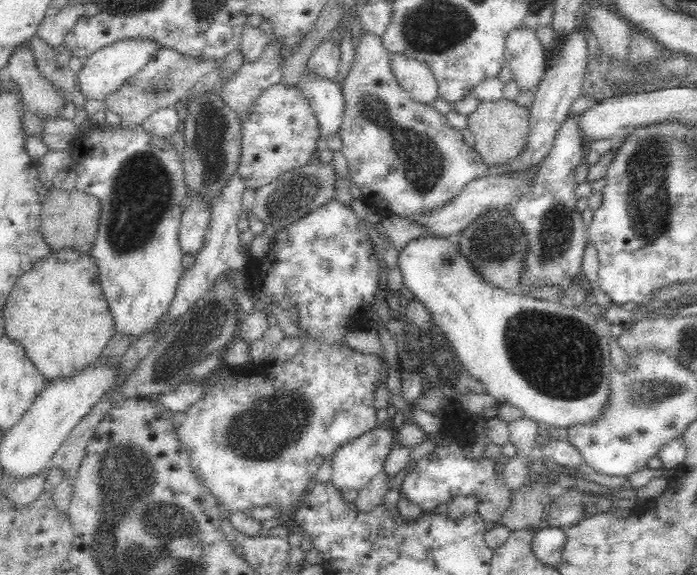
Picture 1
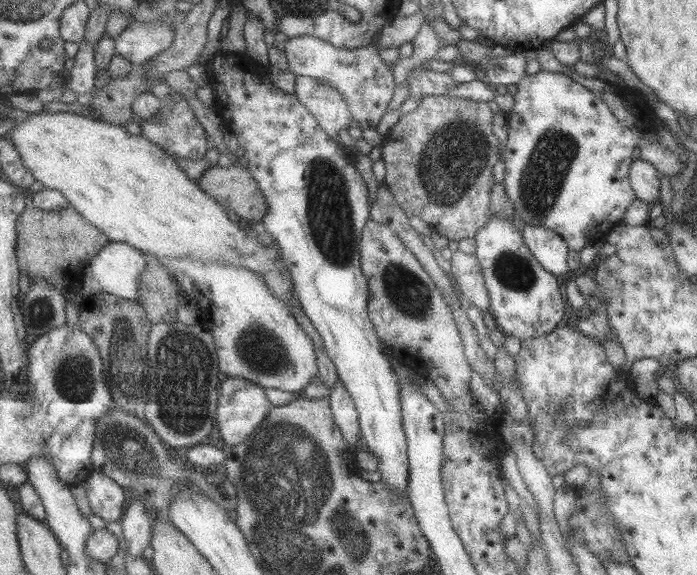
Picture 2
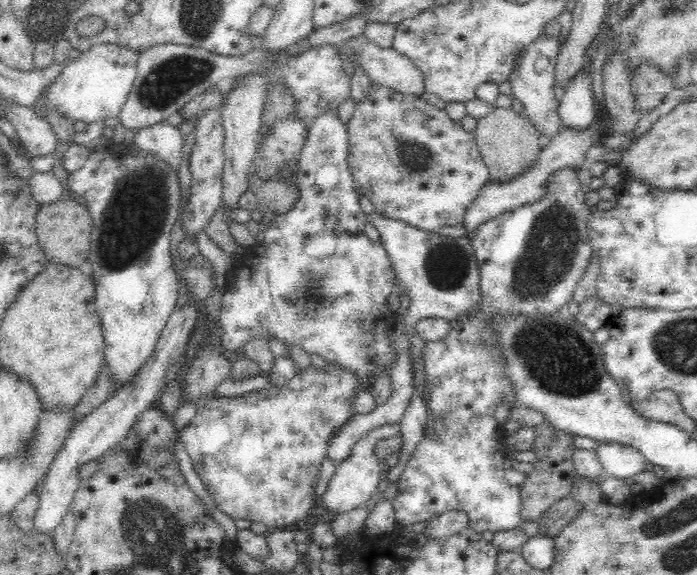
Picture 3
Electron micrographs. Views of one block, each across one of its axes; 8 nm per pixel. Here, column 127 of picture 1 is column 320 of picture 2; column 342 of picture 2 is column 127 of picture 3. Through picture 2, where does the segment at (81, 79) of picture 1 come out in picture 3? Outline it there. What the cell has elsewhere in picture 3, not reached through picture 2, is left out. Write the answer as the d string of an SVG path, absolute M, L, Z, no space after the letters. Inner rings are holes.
M99 44L81 52L77 59L66 61L61 76L50 85L50 94L38 98L38 113L44 115L46 105L84 123L117 116L125 96L137 77L139 53L117 44Z

